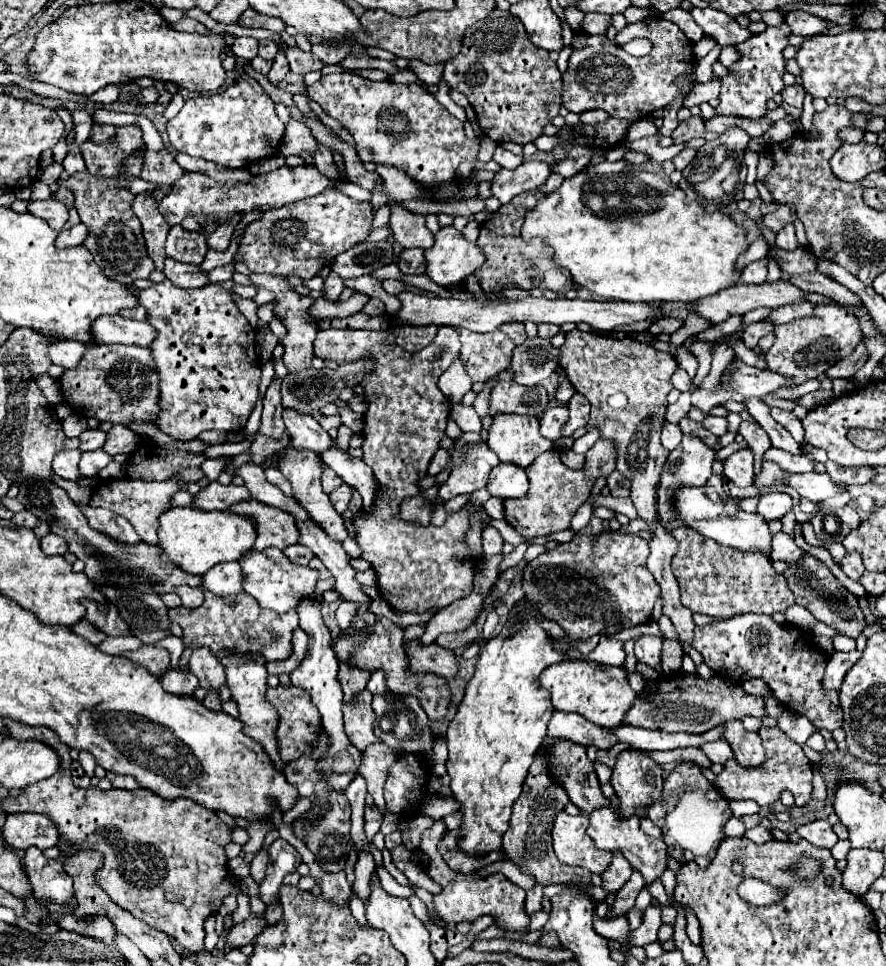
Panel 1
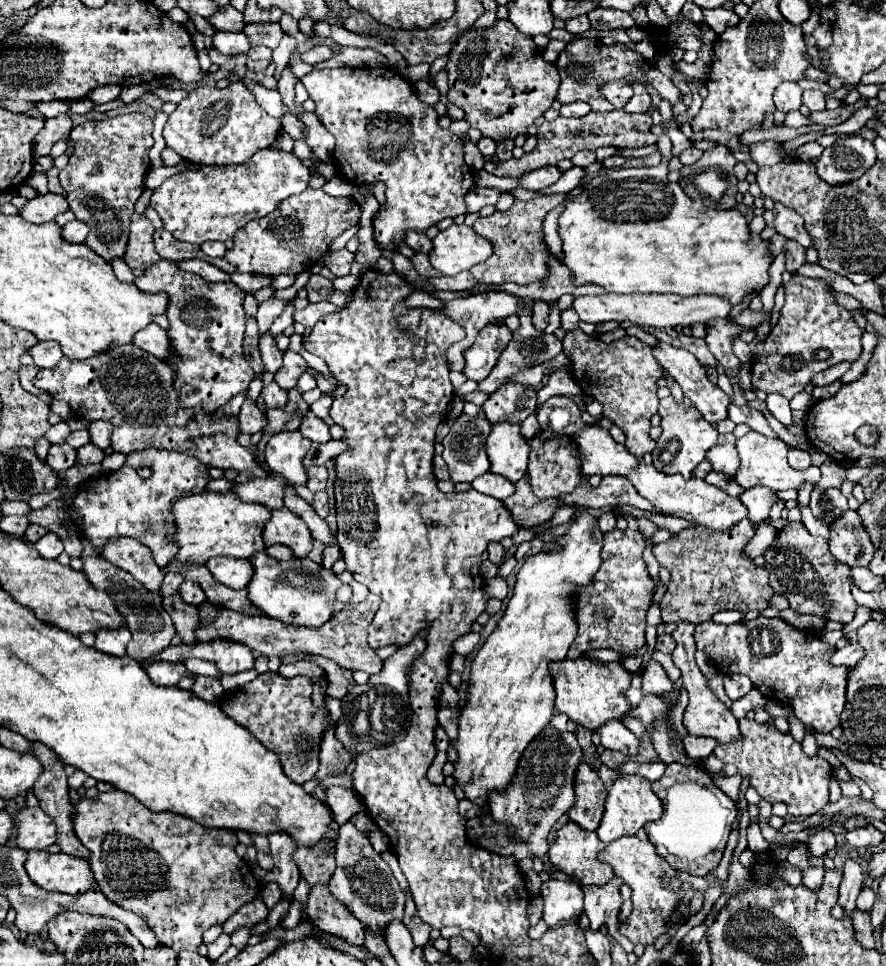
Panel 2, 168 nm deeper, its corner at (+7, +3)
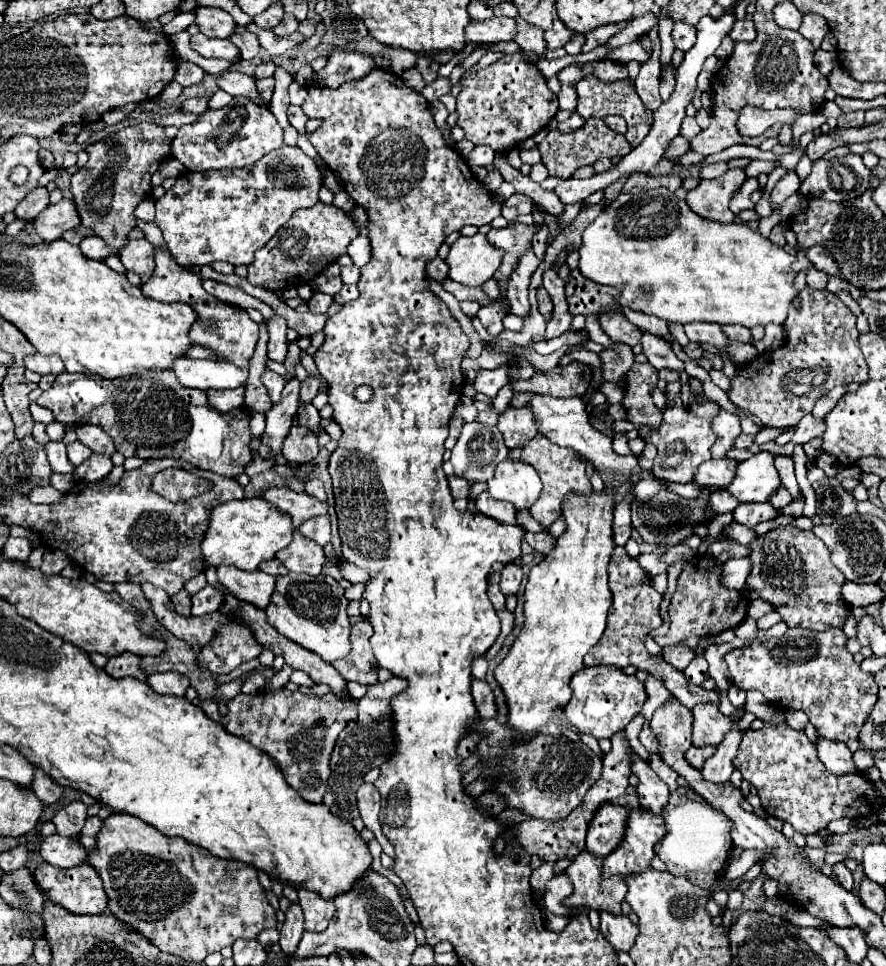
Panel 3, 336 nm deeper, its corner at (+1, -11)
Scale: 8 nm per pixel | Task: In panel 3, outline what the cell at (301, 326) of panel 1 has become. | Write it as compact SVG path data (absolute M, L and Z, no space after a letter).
M296 378L288 380L288 384L282 390L282 398L278 404L274 404L266 412L266 430L260 436L260 442L270 446L272 456L280 454L282 442L288 436L288 430L292 426L292 418L298 410L298 394L300 392L300 382Z

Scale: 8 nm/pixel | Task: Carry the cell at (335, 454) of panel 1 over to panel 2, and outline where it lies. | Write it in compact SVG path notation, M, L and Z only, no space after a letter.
M308 414L304 420L302 420L302 426L300 426L300 432L310 438L312 442L330 442L332 436L328 432L328 426L314 414Z

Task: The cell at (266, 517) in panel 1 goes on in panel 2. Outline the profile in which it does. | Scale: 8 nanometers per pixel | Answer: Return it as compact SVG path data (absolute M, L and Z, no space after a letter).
M278 508L270 510L270 520L264 524L264 544L274 546L274 544L284 544L292 548L296 558L304 558L312 550L312 536L306 524L294 516L288 508Z

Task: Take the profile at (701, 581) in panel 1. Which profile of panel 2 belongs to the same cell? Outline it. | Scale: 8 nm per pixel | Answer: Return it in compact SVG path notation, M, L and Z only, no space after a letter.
M742 520L730 532L706 532L706 528L684 528L672 534L668 542L652 548L660 566L668 568L670 584L660 600L664 622L692 622L700 624L712 618L720 610L738 610L748 614L750 610L766 610L774 596L768 584L768 572L762 566L754 566L754 560L744 552L746 544L754 536L750 520Z

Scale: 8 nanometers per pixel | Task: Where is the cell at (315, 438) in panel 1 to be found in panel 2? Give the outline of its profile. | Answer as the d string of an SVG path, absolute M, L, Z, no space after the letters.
M270 382L264 390L262 390L262 396L264 396L264 402L270 406L270 408L284 408L288 404L288 392L282 390L276 382Z

